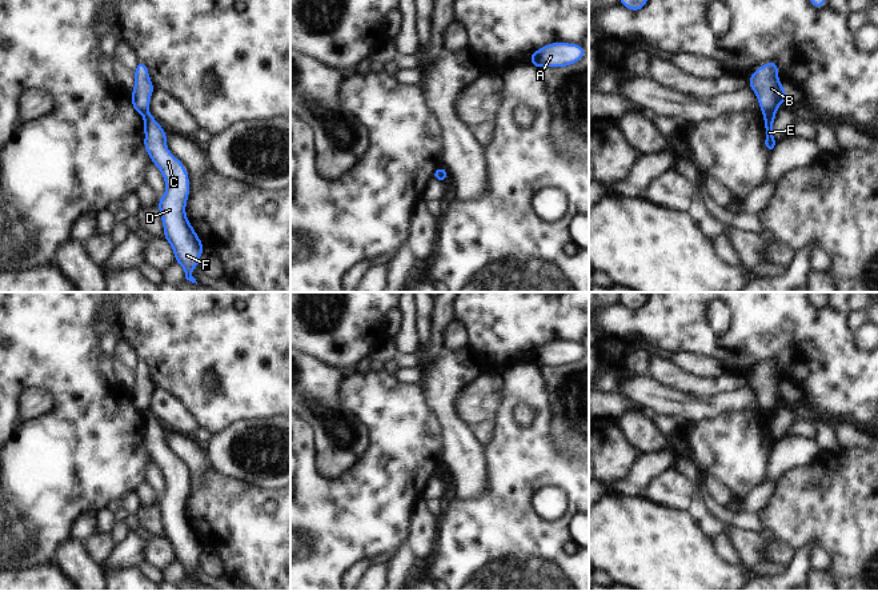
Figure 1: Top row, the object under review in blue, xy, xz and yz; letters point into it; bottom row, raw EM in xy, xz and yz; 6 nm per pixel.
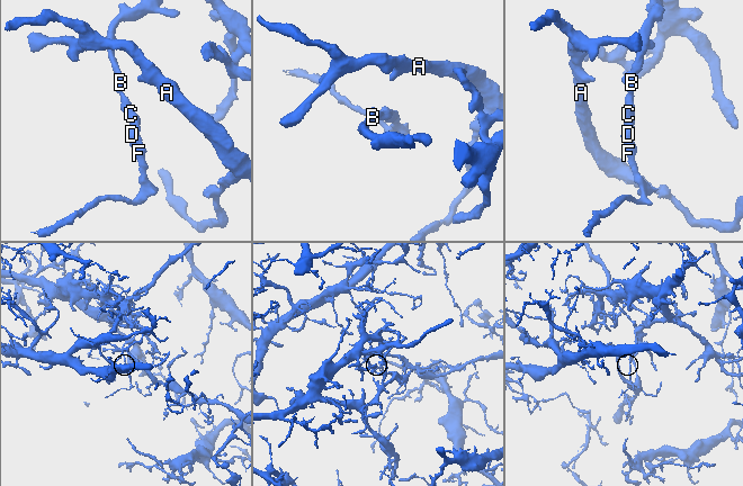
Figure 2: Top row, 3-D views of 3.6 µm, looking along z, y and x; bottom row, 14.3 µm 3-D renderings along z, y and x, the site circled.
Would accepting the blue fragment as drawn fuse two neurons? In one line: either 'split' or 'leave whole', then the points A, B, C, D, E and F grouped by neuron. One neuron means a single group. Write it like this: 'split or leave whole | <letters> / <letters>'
split | A B / C D E F

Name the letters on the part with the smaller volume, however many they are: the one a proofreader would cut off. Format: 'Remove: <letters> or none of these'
Remove: C, D, E, F

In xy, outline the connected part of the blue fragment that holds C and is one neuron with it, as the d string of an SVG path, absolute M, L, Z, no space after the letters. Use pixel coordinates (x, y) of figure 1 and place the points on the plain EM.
M144 410L144 446L153 463L163 472L167 490L159 498L164 538L175 551L175 559L184 567L185 578L196 582L192 568L199 566L204 544L191 524L185 504L189 495L189 476L183 462L167 446L167 431L149 410Z

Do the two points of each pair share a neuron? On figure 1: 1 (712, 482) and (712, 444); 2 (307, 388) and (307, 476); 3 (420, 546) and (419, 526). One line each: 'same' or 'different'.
1: different
2: different
3: same

